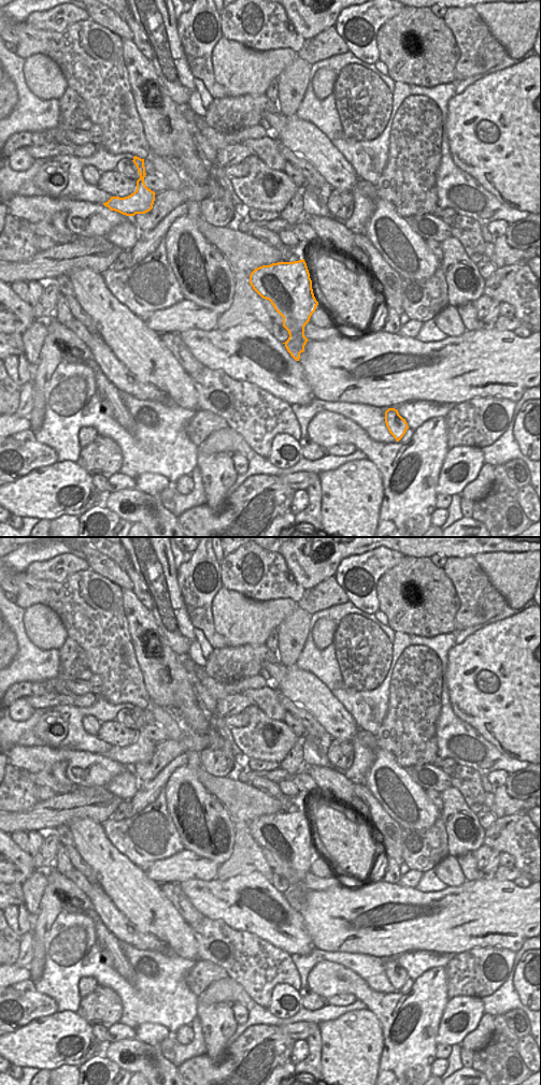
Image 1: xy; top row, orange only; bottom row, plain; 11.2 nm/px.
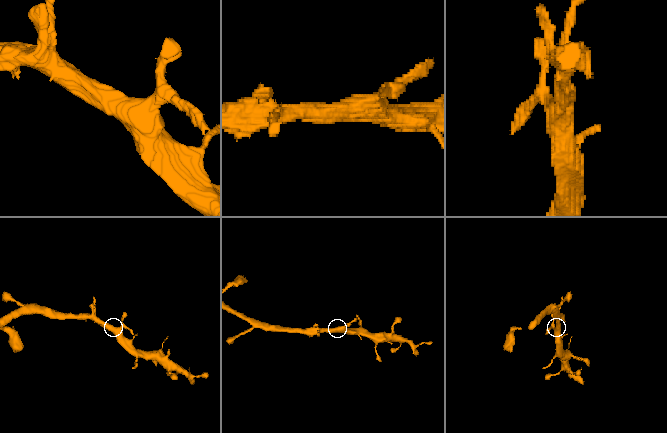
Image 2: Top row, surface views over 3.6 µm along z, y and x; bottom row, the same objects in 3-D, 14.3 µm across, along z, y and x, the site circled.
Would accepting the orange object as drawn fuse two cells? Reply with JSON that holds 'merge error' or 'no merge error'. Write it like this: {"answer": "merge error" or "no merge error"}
{"answer": "no merge error"}

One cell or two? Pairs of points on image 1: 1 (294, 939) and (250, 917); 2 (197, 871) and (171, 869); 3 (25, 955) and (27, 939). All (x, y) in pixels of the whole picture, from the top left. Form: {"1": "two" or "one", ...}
{"1": "one", "2": "one", "3": "one"}

